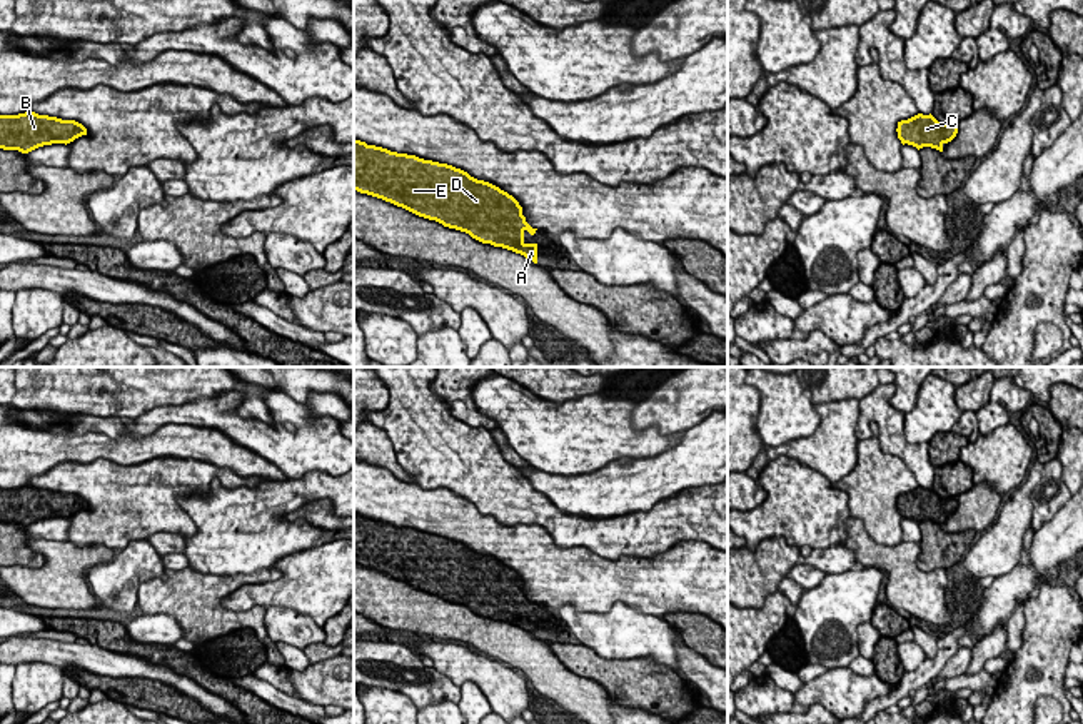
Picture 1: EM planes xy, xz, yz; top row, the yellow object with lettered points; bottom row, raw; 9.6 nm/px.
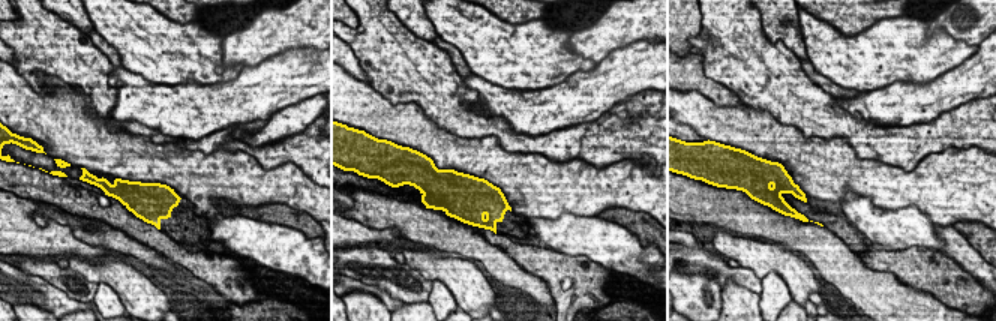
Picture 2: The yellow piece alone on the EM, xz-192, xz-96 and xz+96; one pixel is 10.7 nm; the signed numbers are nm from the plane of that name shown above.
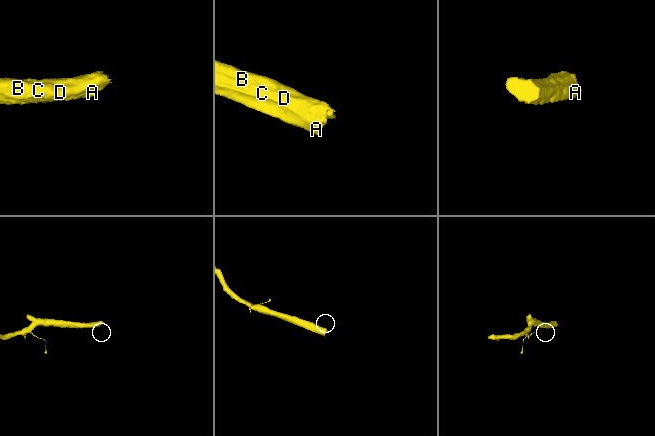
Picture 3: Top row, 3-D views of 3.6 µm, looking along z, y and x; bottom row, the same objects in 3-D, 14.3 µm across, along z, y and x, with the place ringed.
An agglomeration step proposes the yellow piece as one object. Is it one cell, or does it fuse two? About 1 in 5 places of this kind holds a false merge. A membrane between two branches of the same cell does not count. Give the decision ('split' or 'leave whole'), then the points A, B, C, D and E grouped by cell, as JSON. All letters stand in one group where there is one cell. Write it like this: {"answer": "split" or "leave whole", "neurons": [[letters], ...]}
{"answer": "leave whole", "neurons": [["A", "B", "C", "D", "E"]]}

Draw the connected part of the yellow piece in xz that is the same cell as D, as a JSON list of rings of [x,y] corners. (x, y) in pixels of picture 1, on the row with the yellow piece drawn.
[[[354,138],[354,190],[436,220],[444,227],[466,232],[482,244],[512,250],[537,264],[537,244],[524,242],[524,232],[534,235],[537,229],[526,222],[519,202],[499,187],[477,180],[461,168],[390,152]]]

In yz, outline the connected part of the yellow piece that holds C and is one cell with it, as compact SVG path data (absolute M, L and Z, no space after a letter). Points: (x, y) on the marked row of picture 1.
M918 113L908 120L898 122L898 138L901 143L916 147L931 147L943 152L943 145L958 133L958 123L939 123L931 113Z

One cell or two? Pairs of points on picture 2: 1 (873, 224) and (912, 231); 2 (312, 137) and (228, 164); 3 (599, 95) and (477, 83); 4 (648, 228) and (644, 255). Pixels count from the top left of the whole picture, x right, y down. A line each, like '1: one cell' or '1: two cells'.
1: one cell
2: two cells
3: one cell
4: two cells

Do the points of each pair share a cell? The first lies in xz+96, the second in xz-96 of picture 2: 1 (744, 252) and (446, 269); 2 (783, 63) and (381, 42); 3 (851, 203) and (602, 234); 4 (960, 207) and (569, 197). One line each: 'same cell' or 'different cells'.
1: same cell
2: same cell
3: same cell
4: same cell

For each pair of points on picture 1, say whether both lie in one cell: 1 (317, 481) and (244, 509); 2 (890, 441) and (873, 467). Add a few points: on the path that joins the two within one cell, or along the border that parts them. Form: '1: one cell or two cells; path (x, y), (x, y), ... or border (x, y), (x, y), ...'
1: one cell; path (299, 491), (272, 501), (262, 509)
2: two cells; border (876, 439), (881, 451), (895, 454), (913, 476)

